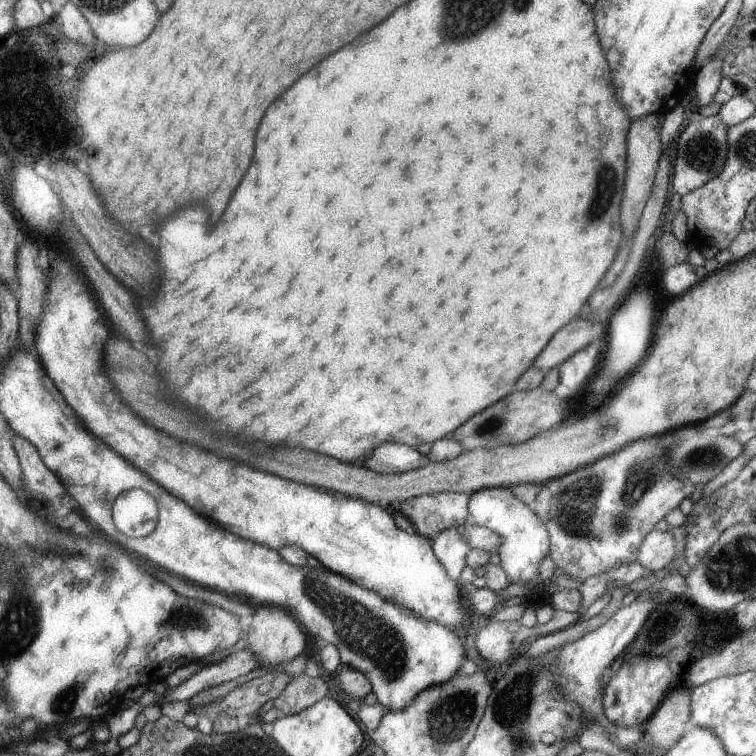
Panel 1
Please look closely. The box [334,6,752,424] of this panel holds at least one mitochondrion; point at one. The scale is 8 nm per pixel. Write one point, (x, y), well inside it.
(702, 152)

